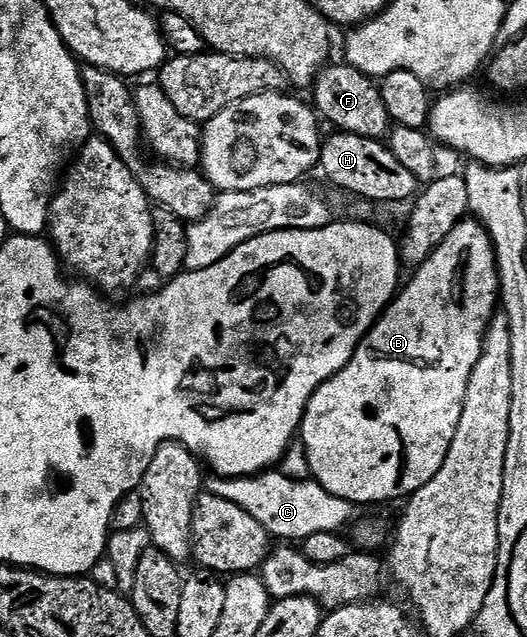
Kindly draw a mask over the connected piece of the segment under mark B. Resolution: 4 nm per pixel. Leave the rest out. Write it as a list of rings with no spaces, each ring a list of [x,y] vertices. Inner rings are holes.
[[[476,219],[465,222],[464,227],[453,229],[432,251],[432,255],[422,265],[413,270],[414,278],[401,286],[394,300],[382,310],[381,317],[362,338],[356,347],[352,359],[332,379],[328,379],[314,392],[308,403],[306,413],[302,417],[300,440],[307,448],[307,459],[313,480],[317,481],[332,495],[342,500],[350,501],[355,507],[374,505],[377,501],[394,501],[397,497],[409,498],[424,483],[431,481],[440,471],[444,459],[448,455],[448,447],[452,447],[452,439],[456,436],[456,427],[460,427],[460,411],[464,403],[464,395],[468,391],[468,379],[472,375],[472,367],[476,367],[476,359],[482,354],[482,339],[490,320],[496,316],[500,305],[500,290],[498,288],[498,264],[494,258],[494,245],[490,241],[478,241],[478,228],[482,224]]]

